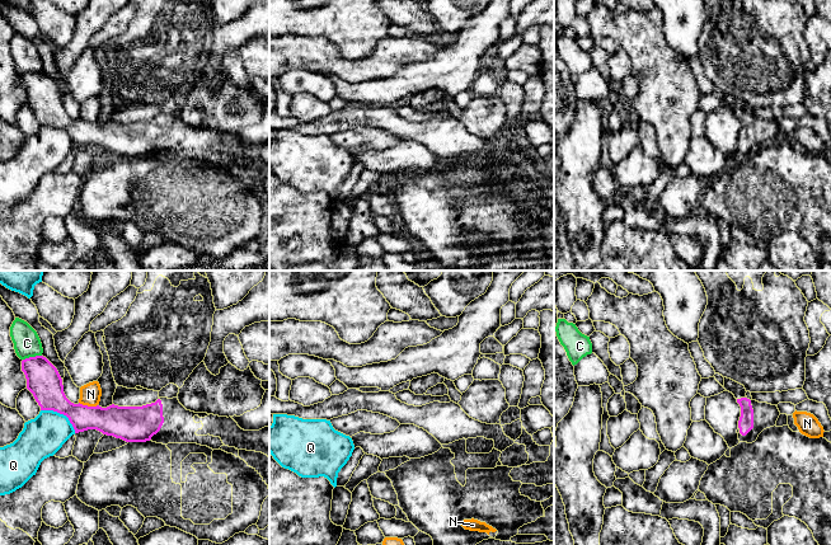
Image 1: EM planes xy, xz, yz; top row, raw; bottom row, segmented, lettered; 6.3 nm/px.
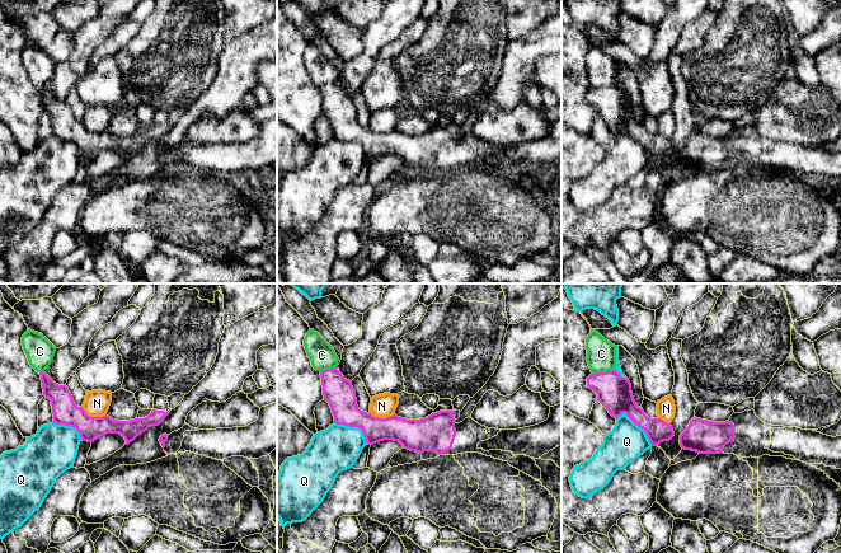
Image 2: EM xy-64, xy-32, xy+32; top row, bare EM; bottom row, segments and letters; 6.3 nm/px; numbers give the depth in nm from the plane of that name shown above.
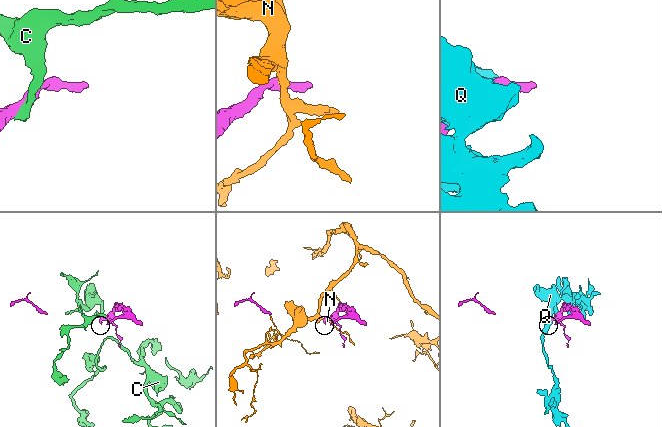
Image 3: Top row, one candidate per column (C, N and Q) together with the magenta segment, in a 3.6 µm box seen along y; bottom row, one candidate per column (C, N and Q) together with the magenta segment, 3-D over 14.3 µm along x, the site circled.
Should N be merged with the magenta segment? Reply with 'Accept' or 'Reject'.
Reject

